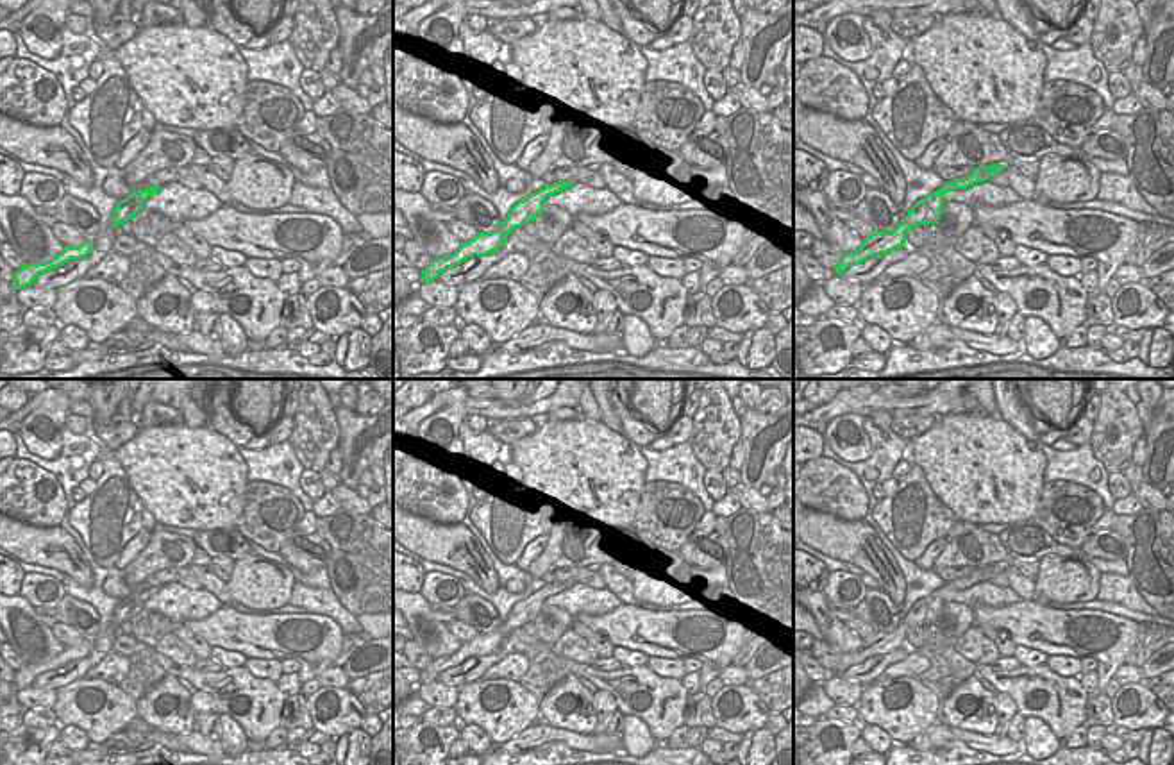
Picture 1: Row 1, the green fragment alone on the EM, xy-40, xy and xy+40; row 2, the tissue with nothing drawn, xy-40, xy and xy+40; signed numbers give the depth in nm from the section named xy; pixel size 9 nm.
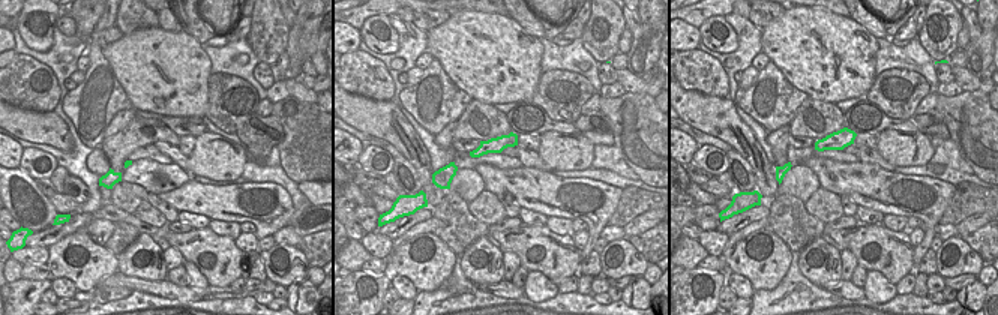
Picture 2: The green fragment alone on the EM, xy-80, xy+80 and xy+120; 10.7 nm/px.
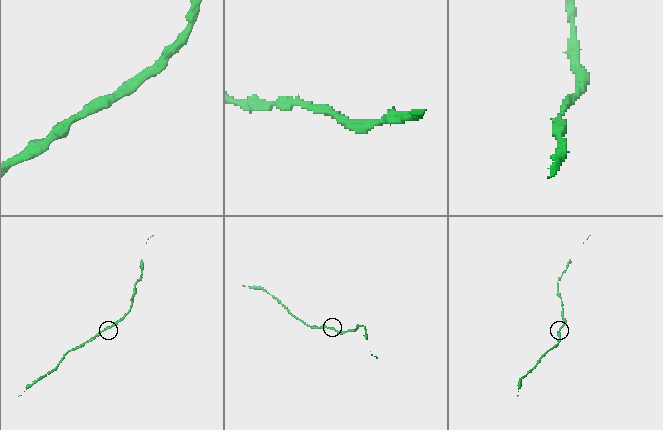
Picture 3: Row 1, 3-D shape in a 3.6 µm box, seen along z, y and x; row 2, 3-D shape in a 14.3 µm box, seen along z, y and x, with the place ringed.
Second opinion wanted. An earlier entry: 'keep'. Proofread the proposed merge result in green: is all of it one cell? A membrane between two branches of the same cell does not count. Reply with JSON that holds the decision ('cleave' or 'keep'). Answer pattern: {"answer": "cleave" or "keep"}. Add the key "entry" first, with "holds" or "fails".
{"entry": "holds", "answer": "keep"}

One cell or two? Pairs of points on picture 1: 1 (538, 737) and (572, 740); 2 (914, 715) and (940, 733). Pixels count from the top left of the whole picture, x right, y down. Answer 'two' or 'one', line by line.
1: one
2: two

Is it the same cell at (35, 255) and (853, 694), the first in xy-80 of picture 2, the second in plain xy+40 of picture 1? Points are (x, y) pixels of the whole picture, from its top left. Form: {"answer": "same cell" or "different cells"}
{"answer": "same cell"}

